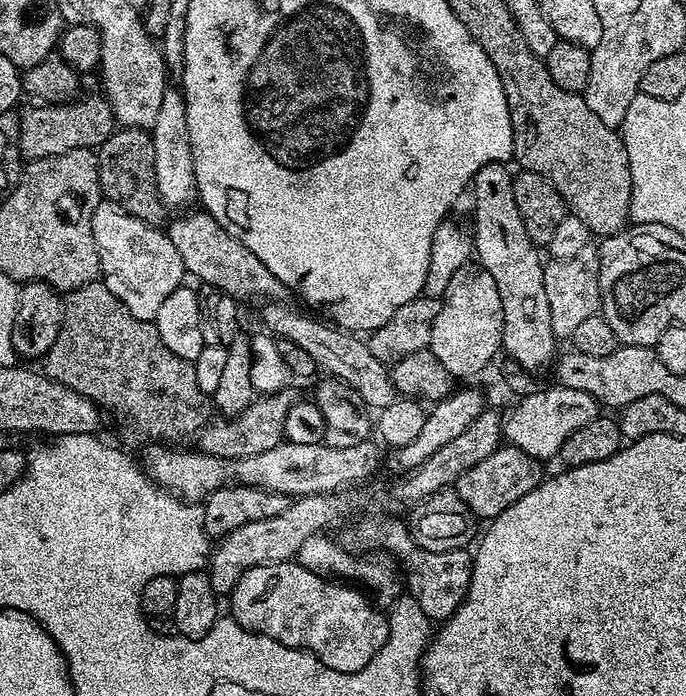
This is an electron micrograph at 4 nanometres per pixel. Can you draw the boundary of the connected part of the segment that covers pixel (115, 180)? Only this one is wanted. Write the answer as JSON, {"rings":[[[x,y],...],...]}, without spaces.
{"rings":[[[117,127],[112,136],[100,145],[96,157],[100,167],[103,199],[147,224],[160,226],[165,223],[166,209],[158,194],[158,182],[154,178],[154,142],[149,129]]]}

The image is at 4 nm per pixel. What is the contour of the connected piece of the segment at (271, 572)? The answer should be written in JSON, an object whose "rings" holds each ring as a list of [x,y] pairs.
{"rings":[[[283,560],[277,564],[259,564],[246,570],[242,578],[238,578],[238,582],[232,587],[231,600],[231,619],[239,622],[247,632],[274,638],[274,642],[282,642],[282,646],[302,648],[318,657],[326,666],[330,666],[330,670],[339,672],[362,670],[372,661],[374,654],[382,650],[388,637],[388,616],[377,608],[359,587],[327,580],[318,574],[310,574],[306,566],[292,560]]]}

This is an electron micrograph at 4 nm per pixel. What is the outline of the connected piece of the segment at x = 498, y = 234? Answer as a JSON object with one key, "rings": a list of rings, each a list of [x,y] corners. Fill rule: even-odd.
{"rings":[[[503,163],[482,166],[470,181],[470,196],[476,203],[476,232],[474,231],[474,256],[490,272],[502,298],[505,318],[503,351],[508,351],[517,369],[536,374],[539,368],[553,363],[558,355],[558,337],[550,326],[550,301],[546,299],[544,285],[545,261],[540,260],[541,249],[526,234],[518,202],[514,202],[513,173],[507,172]]]}

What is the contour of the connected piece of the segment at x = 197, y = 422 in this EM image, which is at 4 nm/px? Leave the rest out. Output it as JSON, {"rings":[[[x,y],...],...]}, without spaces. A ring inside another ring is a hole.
{"rings":[[[103,282],[76,288],[67,293],[63,301],[64,321],[60,324],[58,338],[54,338],[54,346],[50,346],[48,355],[42,360],[43,371],[50,379],[62,382],[62,386],[72,388],[78,394],[89,396],[105,413],[116,412],[121,426],[136,440],[180,442],[176,440],[195,437],[209,423],[214,408],[206,402],[202,386],[198,386],[195,363],[178,358],[174,350],[169,350],[153,321],[134,318],[134,314],[130,314],[114,294],[110,294]]]}

